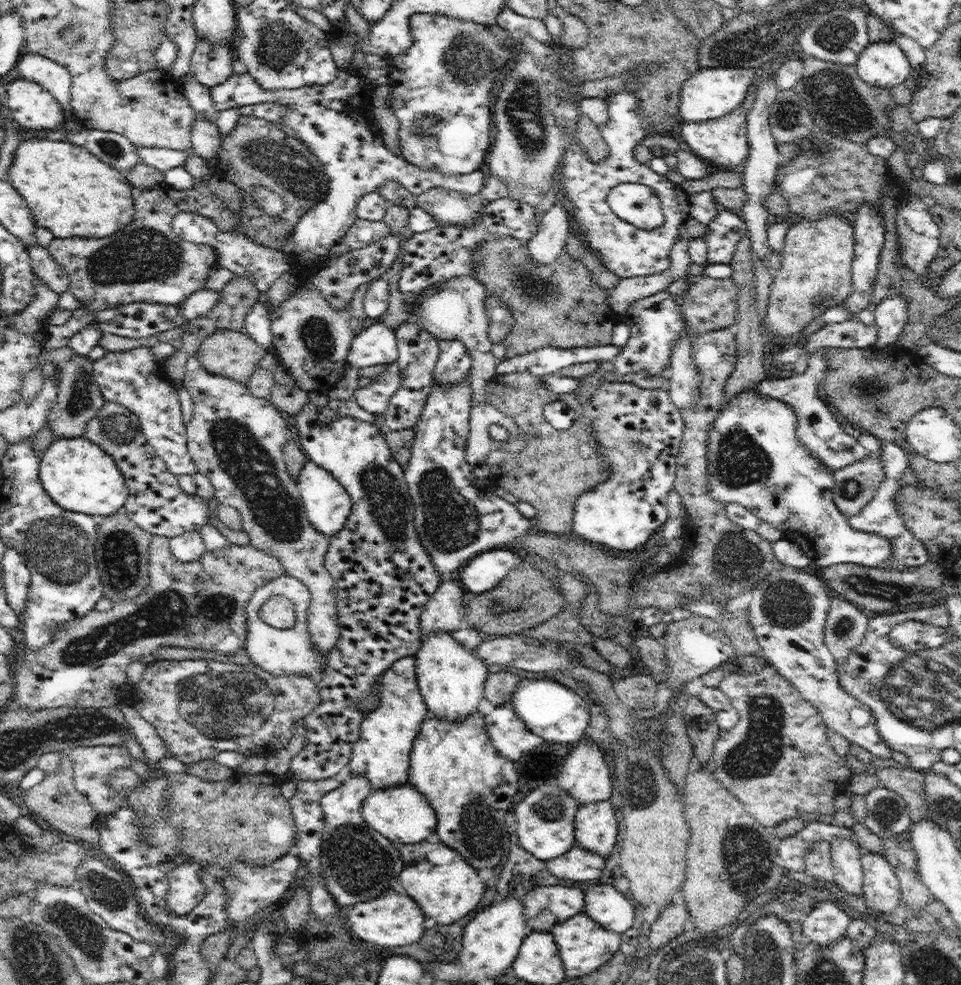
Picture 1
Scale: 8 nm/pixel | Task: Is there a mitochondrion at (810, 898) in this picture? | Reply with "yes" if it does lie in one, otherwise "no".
no

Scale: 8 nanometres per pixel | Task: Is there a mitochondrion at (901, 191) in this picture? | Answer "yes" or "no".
no

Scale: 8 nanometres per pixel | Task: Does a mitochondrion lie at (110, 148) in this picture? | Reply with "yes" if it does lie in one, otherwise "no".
yes

